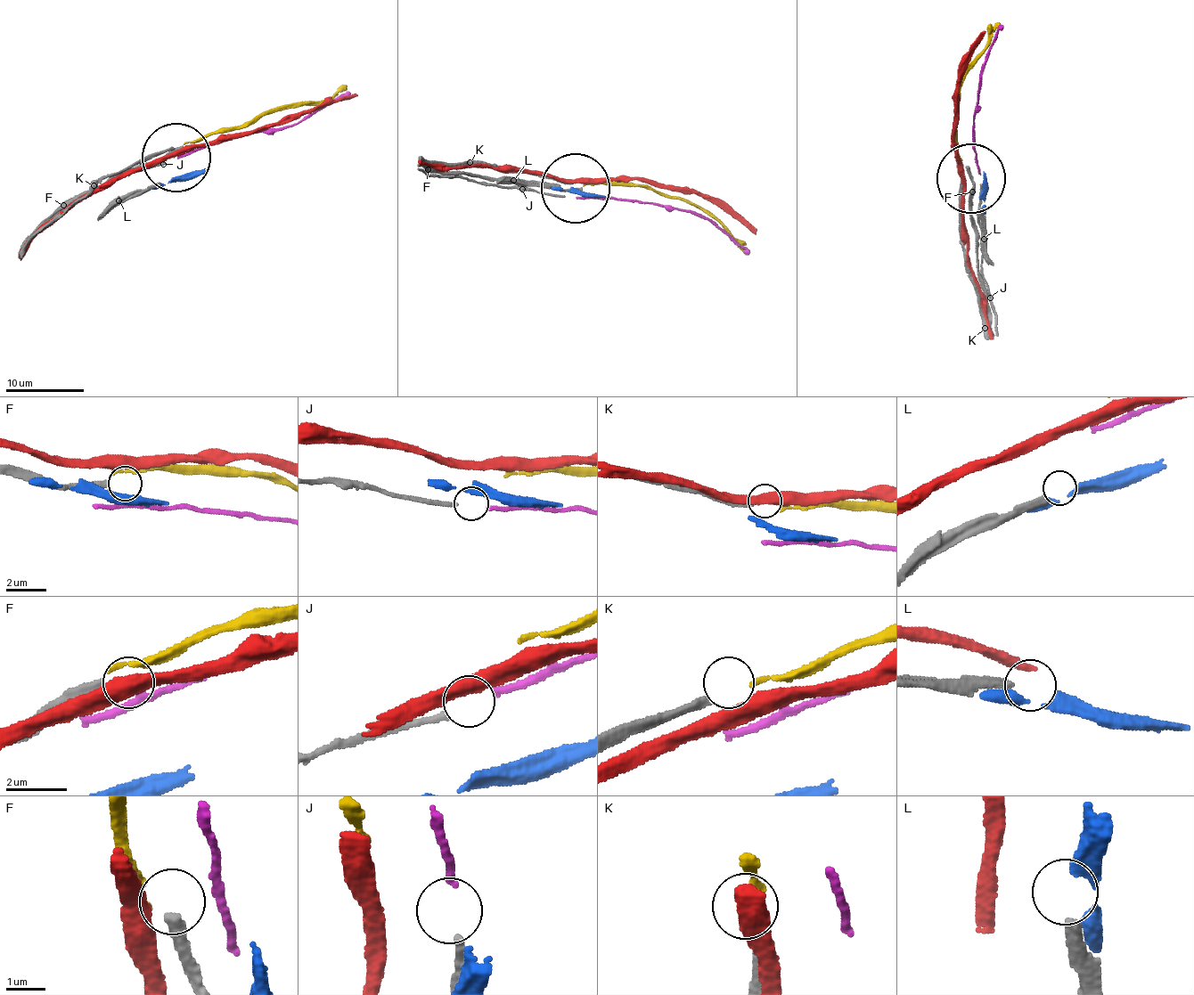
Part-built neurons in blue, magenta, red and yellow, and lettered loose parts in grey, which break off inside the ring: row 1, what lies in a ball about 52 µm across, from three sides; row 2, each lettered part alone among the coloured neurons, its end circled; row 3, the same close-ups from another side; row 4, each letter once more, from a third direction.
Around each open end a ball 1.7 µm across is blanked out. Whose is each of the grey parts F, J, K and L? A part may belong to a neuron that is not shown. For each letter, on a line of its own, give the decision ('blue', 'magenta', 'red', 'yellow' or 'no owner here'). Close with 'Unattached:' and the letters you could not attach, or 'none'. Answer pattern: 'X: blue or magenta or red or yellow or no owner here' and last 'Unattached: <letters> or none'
F: no owner here
J: magenta
K: yellow
L: blue
Unattached: F

